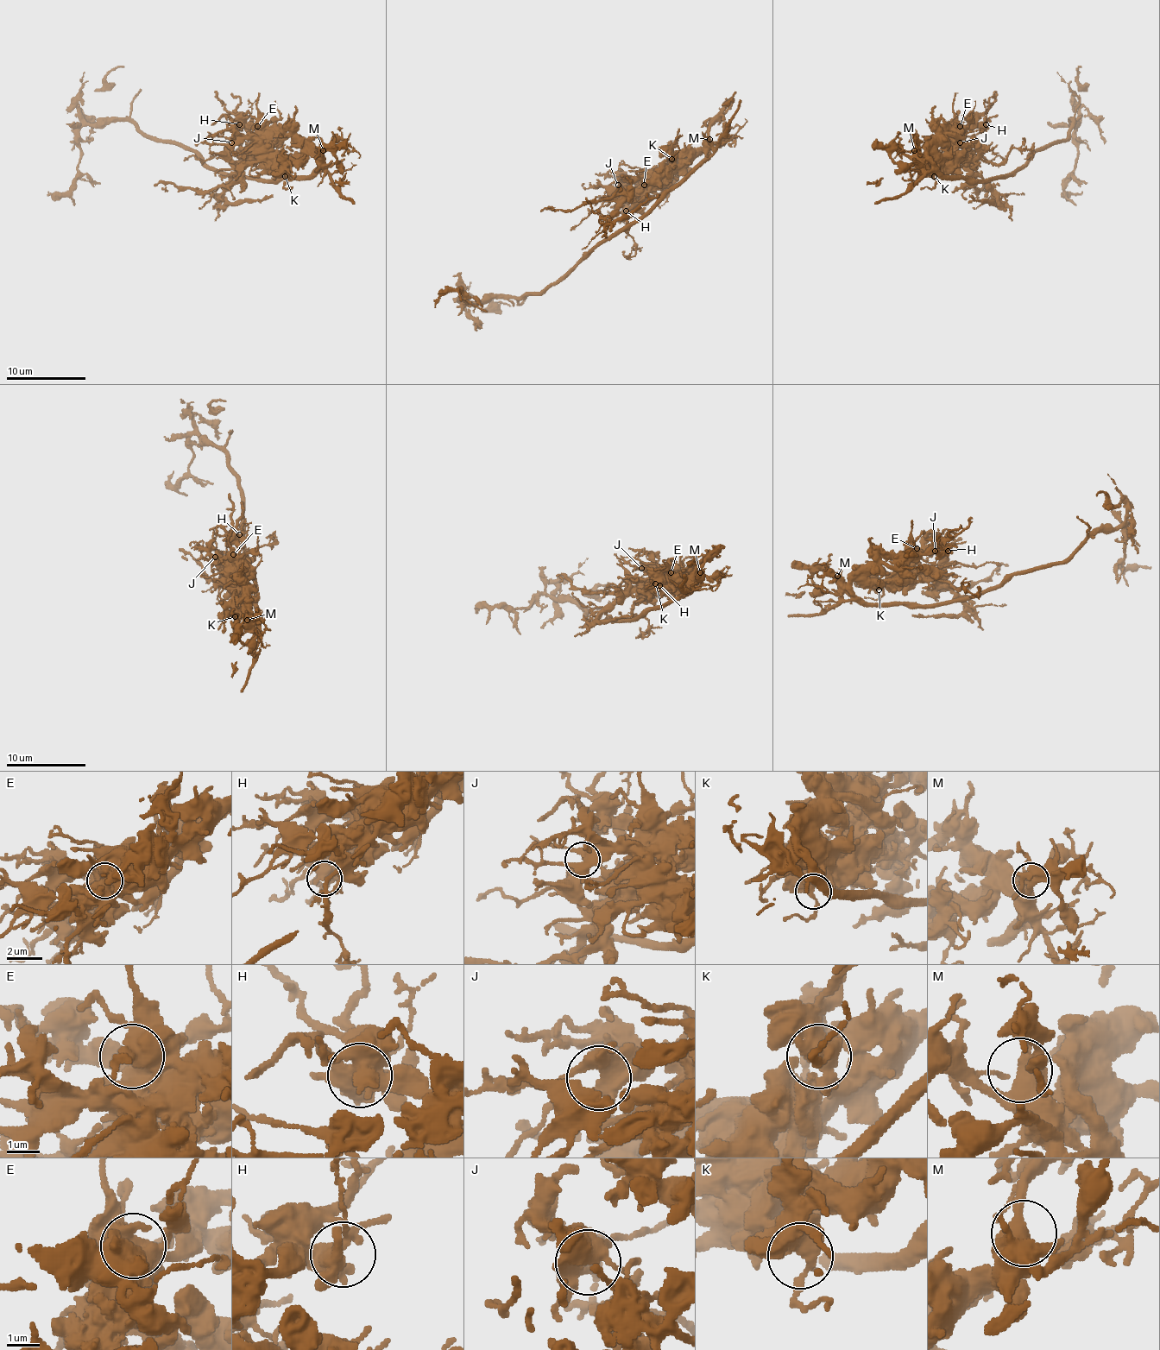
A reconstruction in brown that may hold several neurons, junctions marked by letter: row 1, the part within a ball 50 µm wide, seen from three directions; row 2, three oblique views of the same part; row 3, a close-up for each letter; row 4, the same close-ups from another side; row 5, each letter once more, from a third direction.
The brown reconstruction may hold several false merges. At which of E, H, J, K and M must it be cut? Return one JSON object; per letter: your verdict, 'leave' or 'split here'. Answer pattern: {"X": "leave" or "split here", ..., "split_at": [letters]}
{"E": "leave", "H": "leave", "J": "leave", "K": "leave", "M": "leave", "split_at": []}

